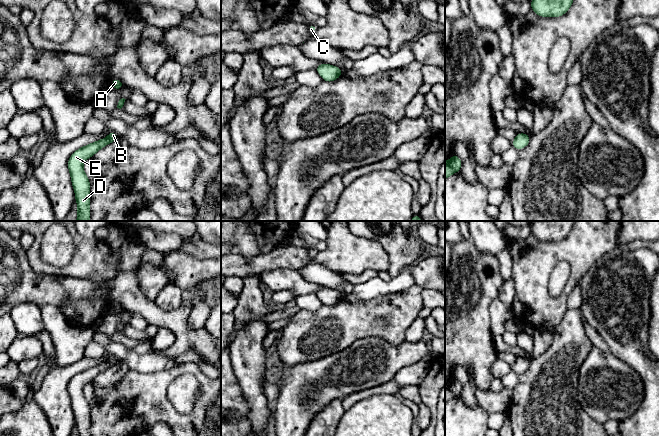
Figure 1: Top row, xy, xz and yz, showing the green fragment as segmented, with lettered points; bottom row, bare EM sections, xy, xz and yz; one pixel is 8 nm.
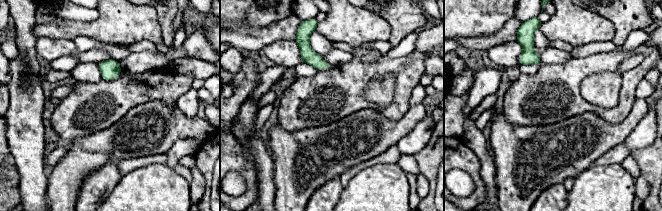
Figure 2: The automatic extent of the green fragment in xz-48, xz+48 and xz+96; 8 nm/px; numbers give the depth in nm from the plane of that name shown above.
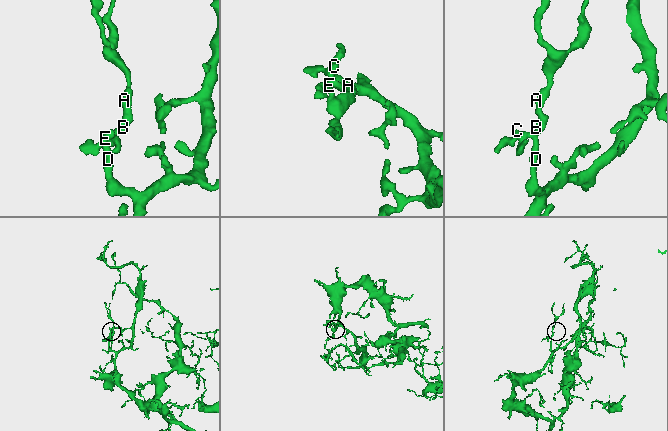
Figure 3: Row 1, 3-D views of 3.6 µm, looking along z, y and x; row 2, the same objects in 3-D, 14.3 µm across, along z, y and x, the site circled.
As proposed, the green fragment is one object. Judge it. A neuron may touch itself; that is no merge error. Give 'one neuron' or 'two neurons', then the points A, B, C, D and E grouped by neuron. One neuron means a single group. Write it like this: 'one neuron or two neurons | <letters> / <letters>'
one neuron | A B C D E

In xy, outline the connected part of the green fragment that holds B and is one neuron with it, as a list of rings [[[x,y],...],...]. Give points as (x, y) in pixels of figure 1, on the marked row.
[[[110,131],[107,137],[77,149],[67,163],[78,206],[76,221],[90,221],[90,181],[84,173],[83,163],[104,146],[117,141],[118,134]]]

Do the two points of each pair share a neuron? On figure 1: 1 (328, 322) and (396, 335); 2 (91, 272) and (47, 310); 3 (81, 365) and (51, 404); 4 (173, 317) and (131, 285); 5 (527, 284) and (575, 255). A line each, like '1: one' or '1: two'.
1: one
2: two
3: one
4: one
5: one

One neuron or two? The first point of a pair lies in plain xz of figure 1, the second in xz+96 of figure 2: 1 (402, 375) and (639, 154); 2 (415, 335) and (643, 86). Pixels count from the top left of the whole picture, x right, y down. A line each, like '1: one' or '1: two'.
1: two
2: one

